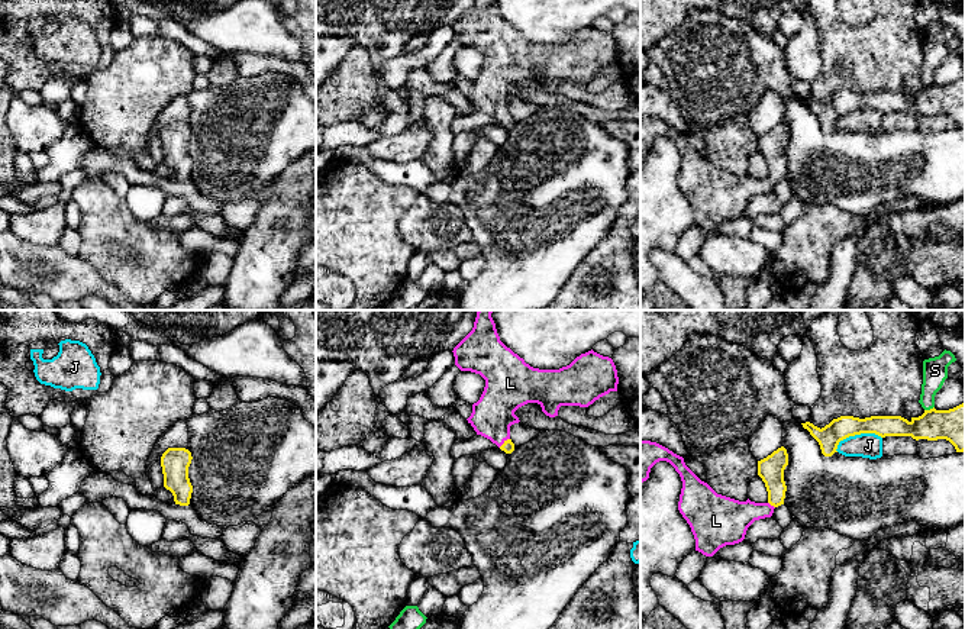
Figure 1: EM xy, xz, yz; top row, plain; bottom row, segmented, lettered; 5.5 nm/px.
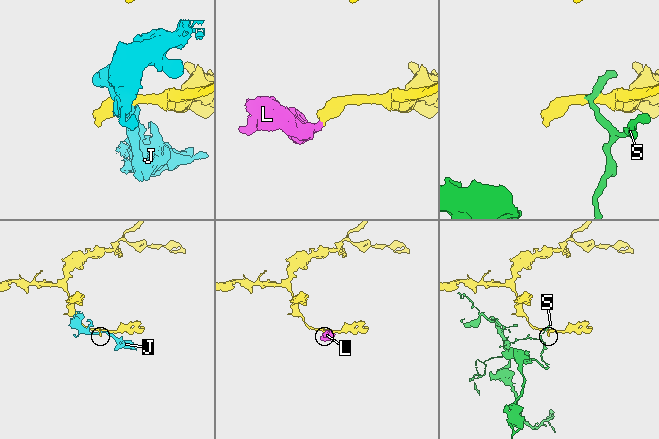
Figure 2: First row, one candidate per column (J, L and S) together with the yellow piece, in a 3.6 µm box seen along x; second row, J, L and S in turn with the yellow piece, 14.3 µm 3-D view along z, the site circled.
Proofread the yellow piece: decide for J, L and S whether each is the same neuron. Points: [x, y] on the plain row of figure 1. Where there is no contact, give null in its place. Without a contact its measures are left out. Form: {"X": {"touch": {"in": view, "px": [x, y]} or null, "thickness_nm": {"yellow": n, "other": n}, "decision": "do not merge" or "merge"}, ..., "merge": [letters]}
{"J": {"touch": {"in": "yz", "px": [857, 109]}, "thickness_nm": {"yellow": 130, "other": 140}, "decision": "do not merge"}, "L": {"touch": {"in": "xz", "px": [504, 118]}, "thickness_nm": {"yellow": 70, "other": 240}, "decision": "merge"}, "S": {"touch": {"in": "yz", "px": [930, 84]}, "thickness_nm": {"yellow": 240, "other": 140}, "decision": "do not merge"}, "merge": ["L"]}

